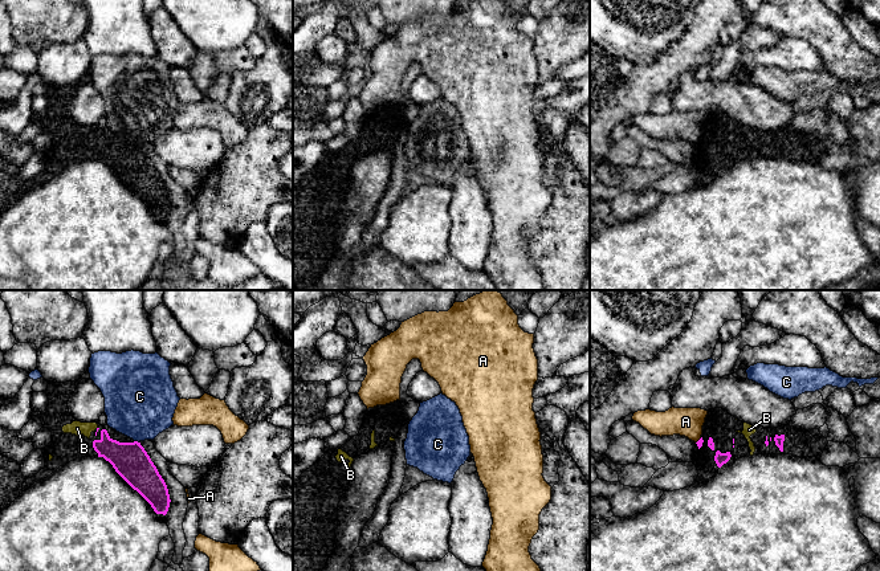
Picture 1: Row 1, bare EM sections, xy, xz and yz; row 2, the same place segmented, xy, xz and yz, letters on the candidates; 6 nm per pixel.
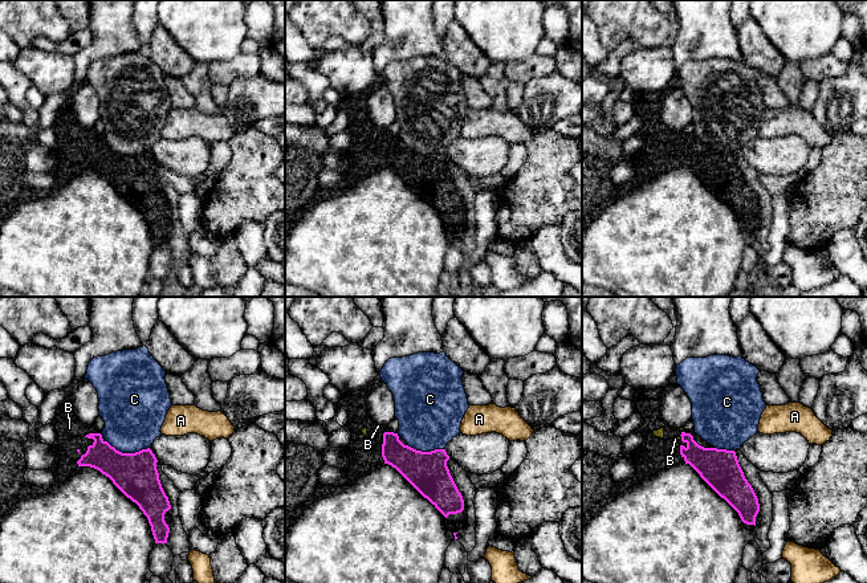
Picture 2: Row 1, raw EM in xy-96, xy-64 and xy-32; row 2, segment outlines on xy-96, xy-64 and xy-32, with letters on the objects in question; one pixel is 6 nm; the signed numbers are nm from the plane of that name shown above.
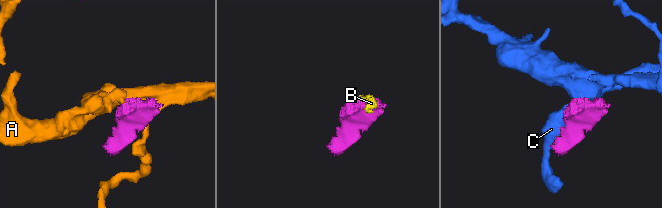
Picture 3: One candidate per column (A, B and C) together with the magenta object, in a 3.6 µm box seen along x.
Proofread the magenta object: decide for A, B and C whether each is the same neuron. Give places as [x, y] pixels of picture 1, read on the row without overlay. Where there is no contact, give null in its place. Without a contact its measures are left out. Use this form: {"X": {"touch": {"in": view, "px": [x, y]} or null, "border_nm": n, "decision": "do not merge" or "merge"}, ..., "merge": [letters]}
{"A": {"touch": {"in": "yz", "px": [699, 143]}, "border_nm": 50, "decision": "do not merge"}, "B": {"touch": {"in": "xy", "px": [97, 131]}, "border_nm": 30, "decision": "merge"}, "C": {"touch": {"in": "xy", "px": [137, 145]}, "border_nm": 40, "decision": "do not merge"}, "merge": ["B"]}

